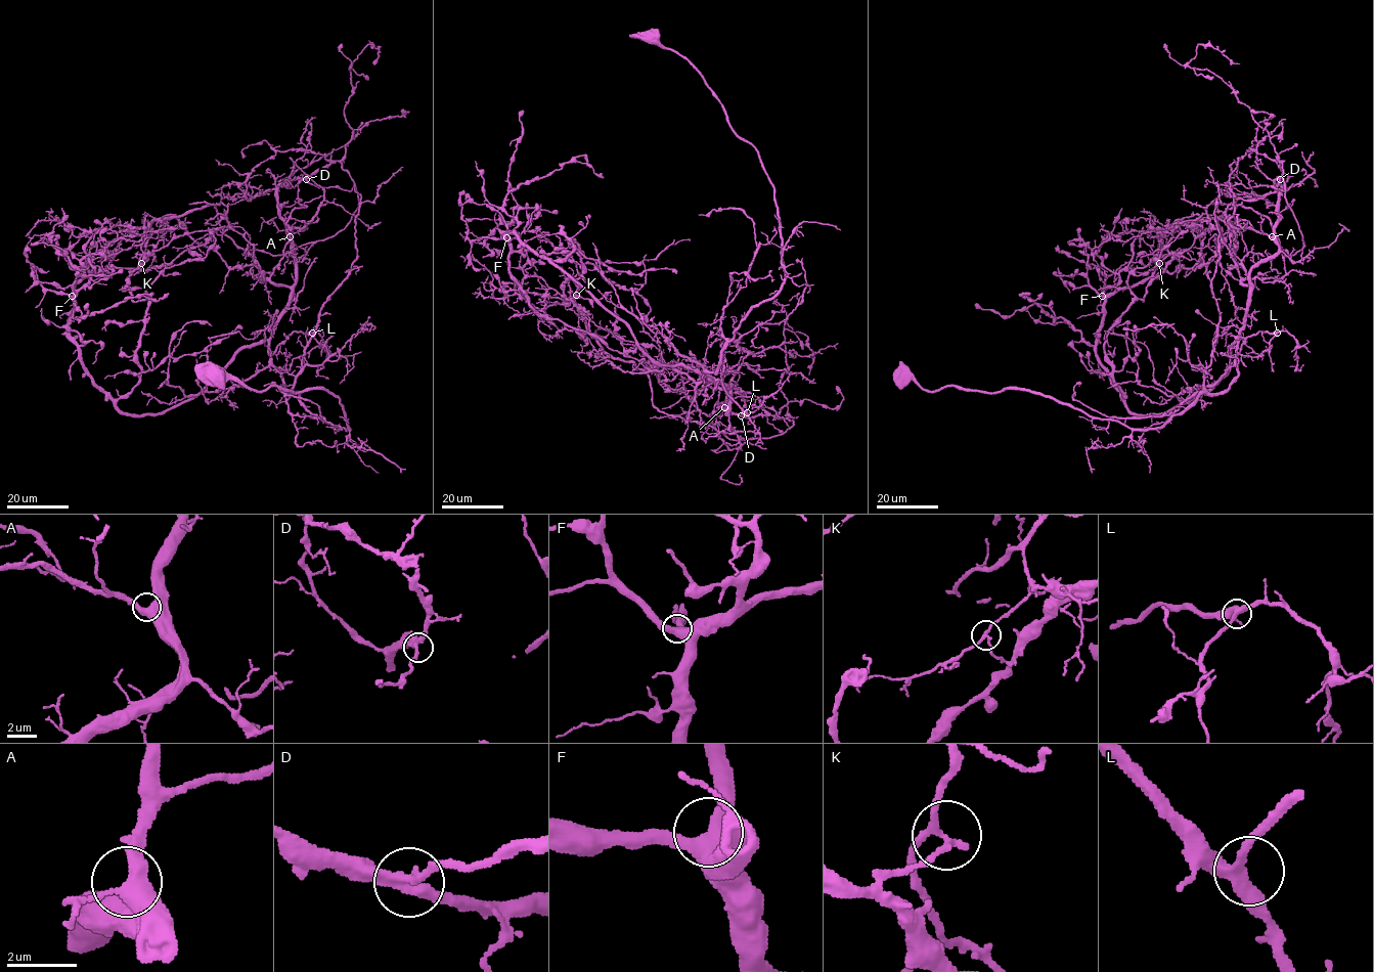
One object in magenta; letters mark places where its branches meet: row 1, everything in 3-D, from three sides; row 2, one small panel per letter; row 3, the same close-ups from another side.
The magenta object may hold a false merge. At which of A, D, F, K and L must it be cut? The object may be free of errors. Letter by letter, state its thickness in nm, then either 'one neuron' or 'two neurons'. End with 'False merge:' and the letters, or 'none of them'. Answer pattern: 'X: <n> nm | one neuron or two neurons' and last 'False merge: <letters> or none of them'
A: 460 nm | one neuron
D: 300 nm | one neuron
F: 480 nm | one neuron
K: 170 nm | two neurons
L: 340 nm | one neuron
False merge: K

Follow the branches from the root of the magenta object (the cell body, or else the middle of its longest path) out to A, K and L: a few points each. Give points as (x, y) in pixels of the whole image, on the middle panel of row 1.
A: (650, 38), (695, 69), (773, 187), (785, 282), (741, 321), (718, 371), (704, 371), (730, 386), (724, 407)
K: (650, 38), (757, 151), (785, 282), (704, 371), (724, 389), (615, 367), (580, 330), (577, 295)
L: (650, 38), (695, 69), (773, 187), (785, 282), (741, 321), (718, 371), (706, 371), (747, 412)

